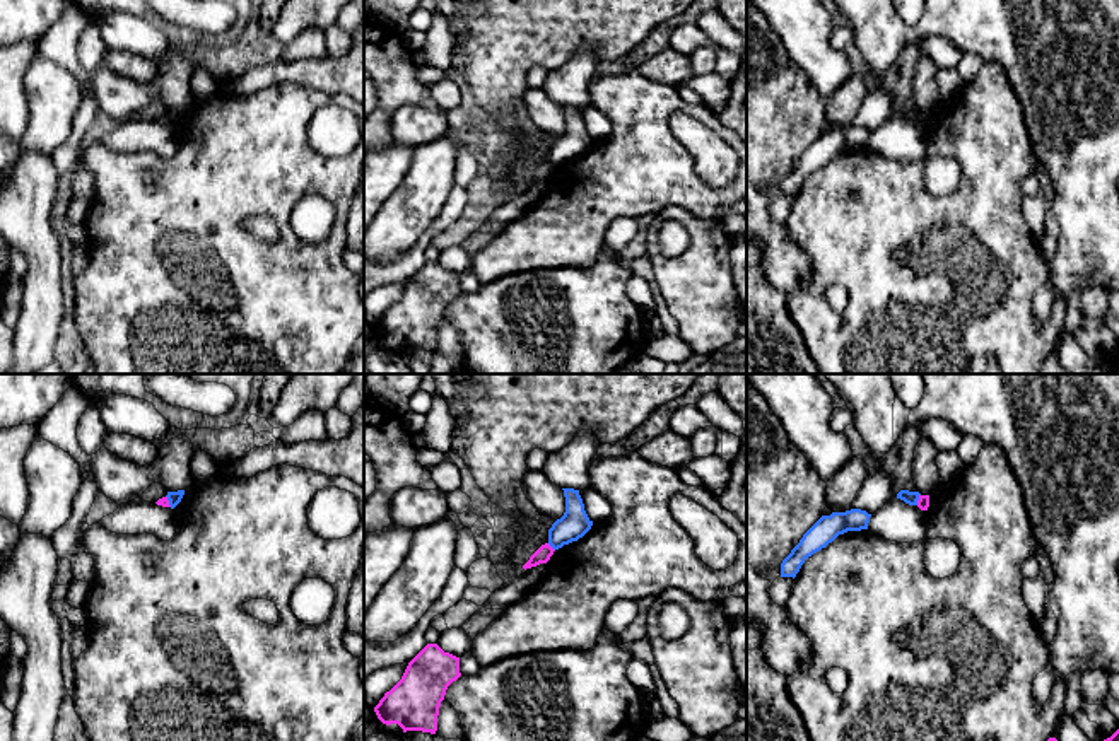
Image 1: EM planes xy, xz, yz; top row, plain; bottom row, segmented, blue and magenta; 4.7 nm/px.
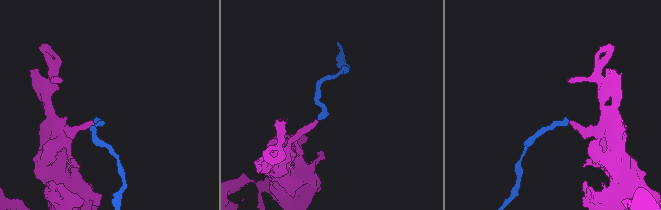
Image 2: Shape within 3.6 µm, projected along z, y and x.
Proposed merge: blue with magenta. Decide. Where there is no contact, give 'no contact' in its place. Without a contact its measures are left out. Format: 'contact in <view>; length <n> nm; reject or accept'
contact in xz; length 50 nm; reject

